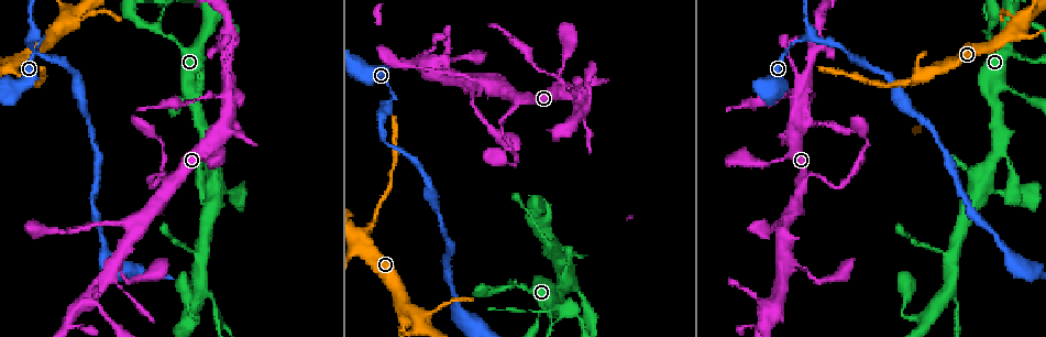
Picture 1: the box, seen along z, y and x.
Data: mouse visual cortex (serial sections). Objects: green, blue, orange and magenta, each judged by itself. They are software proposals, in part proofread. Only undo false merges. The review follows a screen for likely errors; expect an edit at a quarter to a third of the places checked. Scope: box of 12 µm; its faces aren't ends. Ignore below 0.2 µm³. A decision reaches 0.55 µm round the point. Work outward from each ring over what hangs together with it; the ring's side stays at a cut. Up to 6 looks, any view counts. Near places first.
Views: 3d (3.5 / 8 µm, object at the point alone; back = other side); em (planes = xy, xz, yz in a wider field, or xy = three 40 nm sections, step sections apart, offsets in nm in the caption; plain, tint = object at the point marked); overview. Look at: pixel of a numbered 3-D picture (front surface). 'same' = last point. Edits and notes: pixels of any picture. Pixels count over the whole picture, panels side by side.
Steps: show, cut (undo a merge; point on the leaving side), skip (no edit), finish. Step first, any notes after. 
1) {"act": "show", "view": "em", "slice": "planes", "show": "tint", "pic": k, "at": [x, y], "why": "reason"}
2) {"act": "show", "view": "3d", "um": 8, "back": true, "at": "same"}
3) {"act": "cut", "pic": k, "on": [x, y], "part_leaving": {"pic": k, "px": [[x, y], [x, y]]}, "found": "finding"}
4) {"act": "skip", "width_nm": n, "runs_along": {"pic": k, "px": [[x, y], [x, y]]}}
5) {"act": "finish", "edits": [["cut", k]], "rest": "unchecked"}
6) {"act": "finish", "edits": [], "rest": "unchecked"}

{"act": "show", "view": "3d", "um": 3.5, "pic": 1, "at": [520, 96], "why": "three arms meet"}

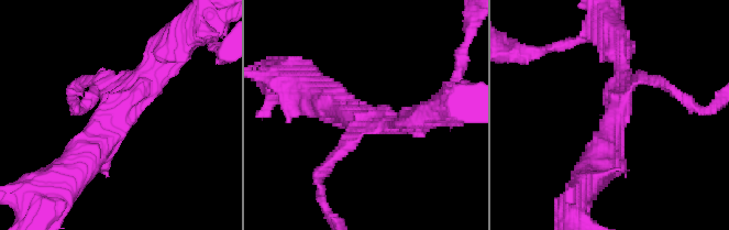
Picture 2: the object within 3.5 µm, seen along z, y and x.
{"act": "skip", "found": "continuous, no second cell"}

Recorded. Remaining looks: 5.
{"act": "show", "view": "3d", "um": 3.5, "pic": 1, "at": [472, 81]}

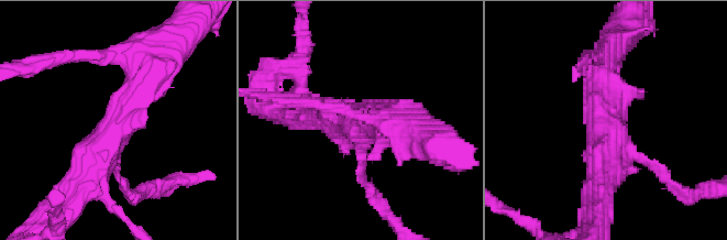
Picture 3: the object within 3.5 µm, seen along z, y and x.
{"act": "show", "view": "em", "slice": "planes", "show": "tint", "pic": 3, "at": [606, 137], "arms": 3, "arm_widths_nm": [100, 450, 500]}

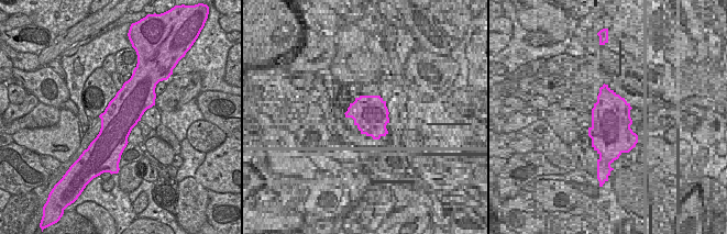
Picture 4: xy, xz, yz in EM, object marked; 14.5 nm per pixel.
{"act": "show", "view": "em", "slice": "xy", "step": 5, "show": "tint", "at": "same", "why": "cut it another way"}

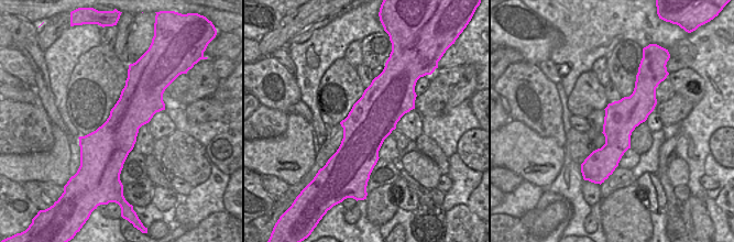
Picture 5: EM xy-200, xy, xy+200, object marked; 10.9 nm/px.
{"act": "skip", "runs_along": {"pic": 5, "px": [[637, 86], [607, 166]]}, "found": "continuous, no second cell"}

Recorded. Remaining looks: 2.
{"act": "show", "view": "3d", "um": 8, "back": true, "pic": 1, "at": [804, 37], "why": "a narrow waist"}

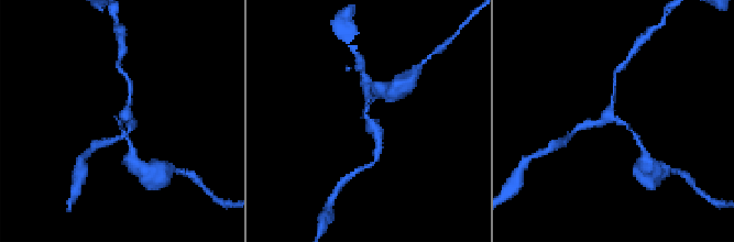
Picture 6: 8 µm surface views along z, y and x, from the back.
{"act": "show", "view": "3d", "um": 3.5, "back": true, "pic": 6, "at": [123, 117], "why": "closer look"}

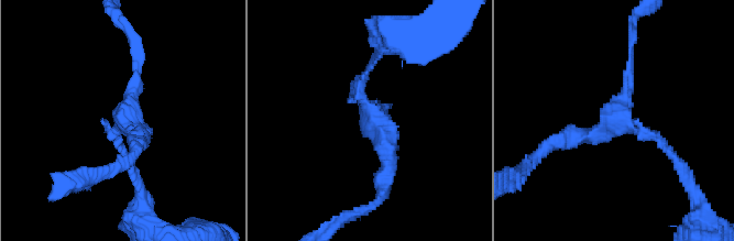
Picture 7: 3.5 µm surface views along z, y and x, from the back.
{"act": "skip", "runs_along": {"pic": 7, "px": [[680, 167], [652, 133], [632, 127], [565, 140]]}, "found": "all the same cell"}

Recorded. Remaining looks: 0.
{"act": "finish", "edits": [], "rest": "unchecked"}

